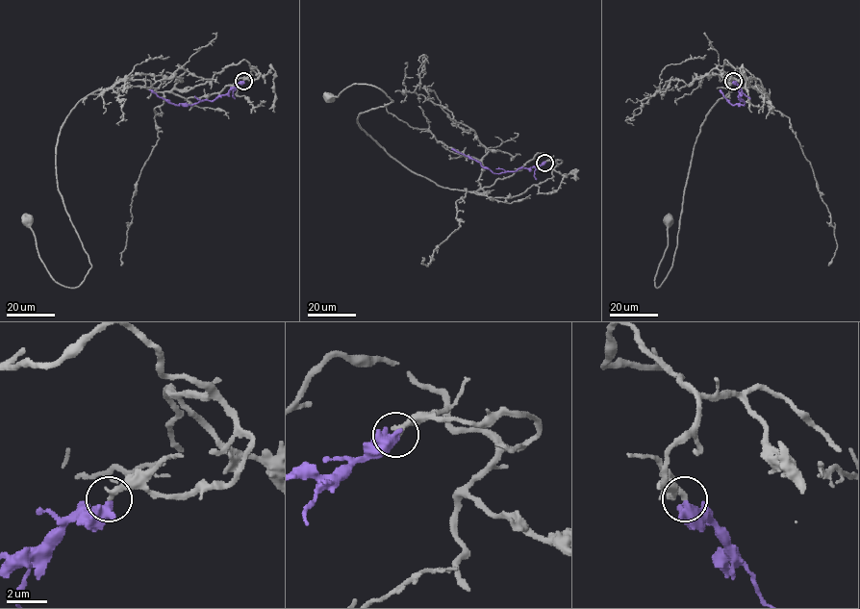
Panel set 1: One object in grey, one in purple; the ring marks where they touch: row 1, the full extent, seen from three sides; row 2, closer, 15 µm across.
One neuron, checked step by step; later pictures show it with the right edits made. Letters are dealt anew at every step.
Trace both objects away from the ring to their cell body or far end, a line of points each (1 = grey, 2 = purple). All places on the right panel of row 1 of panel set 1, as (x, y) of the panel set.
1: (733, 81), (734, 68), (725, 60), (764, 89), (733, 89), (705, 116), (673, 261), (657, 288), (668, 220)
2: (733, 81), (738, 86), (744, 105), (731, 104), (720, 89)

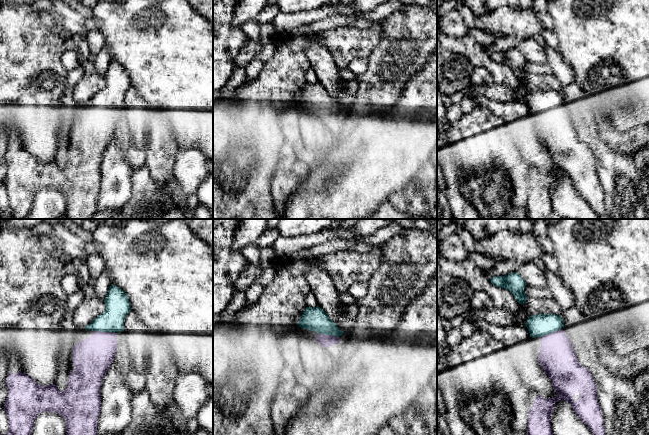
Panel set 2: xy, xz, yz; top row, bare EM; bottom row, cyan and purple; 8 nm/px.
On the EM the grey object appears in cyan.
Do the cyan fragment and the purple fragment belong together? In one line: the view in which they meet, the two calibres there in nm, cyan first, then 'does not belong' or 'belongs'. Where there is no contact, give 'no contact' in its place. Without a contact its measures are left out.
xy | 190/320 nm | belongs

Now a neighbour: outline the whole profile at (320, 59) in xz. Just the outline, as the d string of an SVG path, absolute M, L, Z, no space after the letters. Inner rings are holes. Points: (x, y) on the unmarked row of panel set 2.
M313 39L308 43L305 53L310 67L317 75L318 82L333 98L336 98L346 80L339 75L339 67L333 61L328 48L319 43L317 39Z

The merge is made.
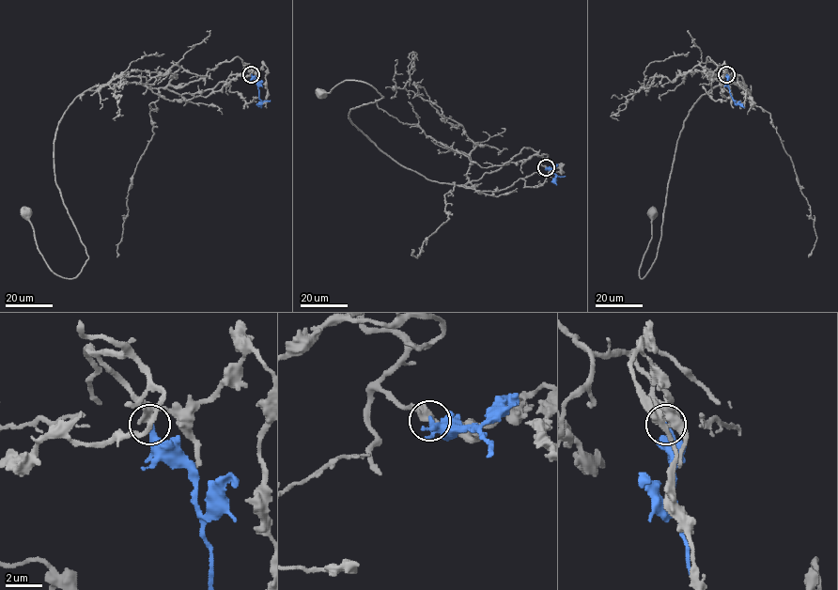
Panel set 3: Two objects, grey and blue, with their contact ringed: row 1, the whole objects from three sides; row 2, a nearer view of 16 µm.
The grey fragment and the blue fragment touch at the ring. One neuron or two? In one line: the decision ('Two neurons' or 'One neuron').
Two neurons

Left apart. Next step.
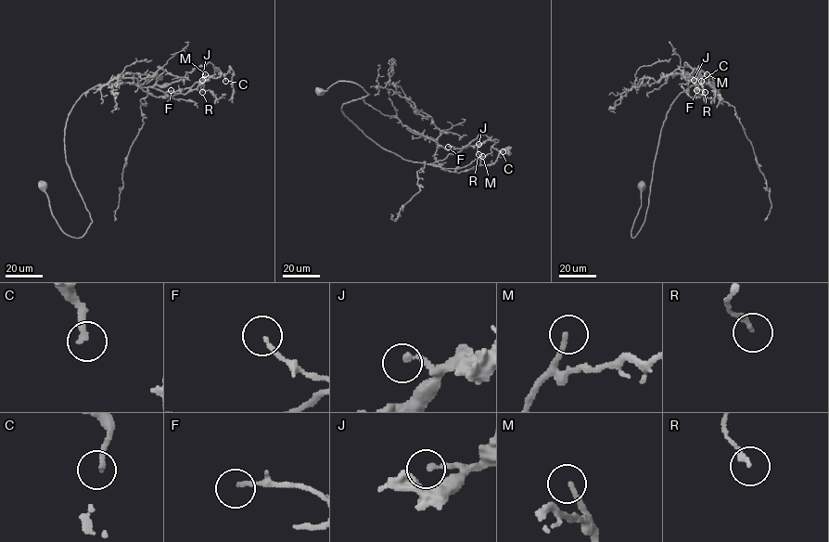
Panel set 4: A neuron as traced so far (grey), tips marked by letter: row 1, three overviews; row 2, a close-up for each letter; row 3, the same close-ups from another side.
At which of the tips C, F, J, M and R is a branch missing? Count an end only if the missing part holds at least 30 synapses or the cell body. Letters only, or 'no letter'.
C, M

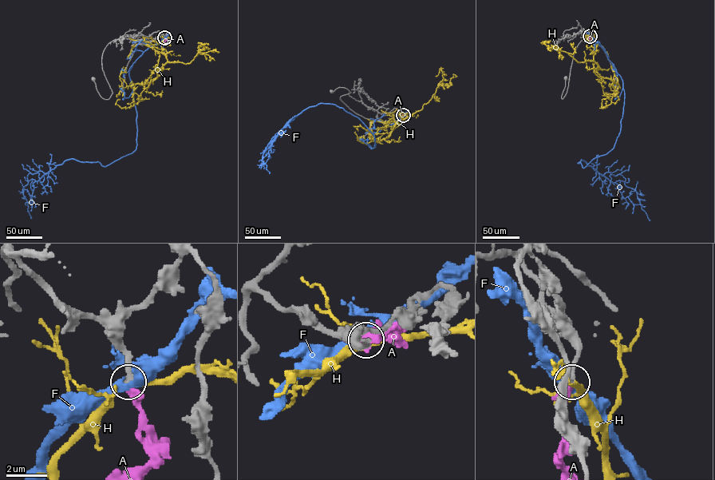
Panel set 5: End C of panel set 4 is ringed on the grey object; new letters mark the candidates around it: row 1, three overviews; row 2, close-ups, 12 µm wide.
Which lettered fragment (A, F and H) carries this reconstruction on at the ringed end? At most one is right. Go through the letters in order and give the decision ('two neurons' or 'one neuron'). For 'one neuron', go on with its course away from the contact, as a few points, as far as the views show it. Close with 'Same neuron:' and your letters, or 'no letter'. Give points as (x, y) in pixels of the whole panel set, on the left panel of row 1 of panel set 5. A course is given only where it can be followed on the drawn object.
A: one neuron
F: two neurons
H: two neurons
Same neuron: A

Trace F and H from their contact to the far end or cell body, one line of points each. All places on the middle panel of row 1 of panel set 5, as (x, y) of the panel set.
F: (403, 114), (371, 135), (371, 148), (373, 135), (357, 117), (309, 106), (266, 147), (270, 173)
H: (403, 115), (380, 140), (354, 126), (358, 131)

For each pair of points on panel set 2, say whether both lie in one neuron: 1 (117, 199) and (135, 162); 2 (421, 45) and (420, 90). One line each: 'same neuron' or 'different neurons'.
1: different neurons
2: different neurons

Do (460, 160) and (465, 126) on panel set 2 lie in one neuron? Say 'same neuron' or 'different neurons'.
same neuron

